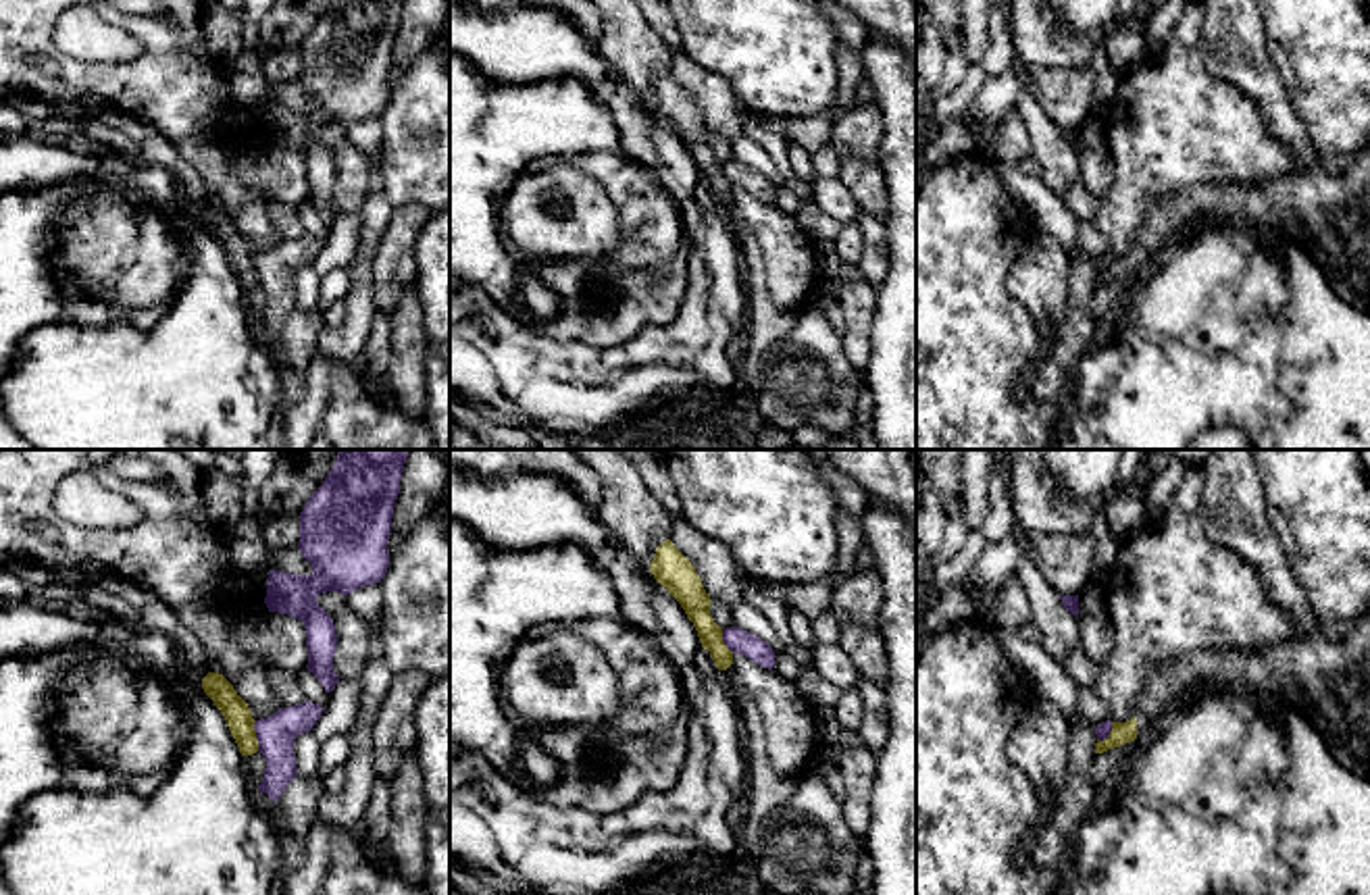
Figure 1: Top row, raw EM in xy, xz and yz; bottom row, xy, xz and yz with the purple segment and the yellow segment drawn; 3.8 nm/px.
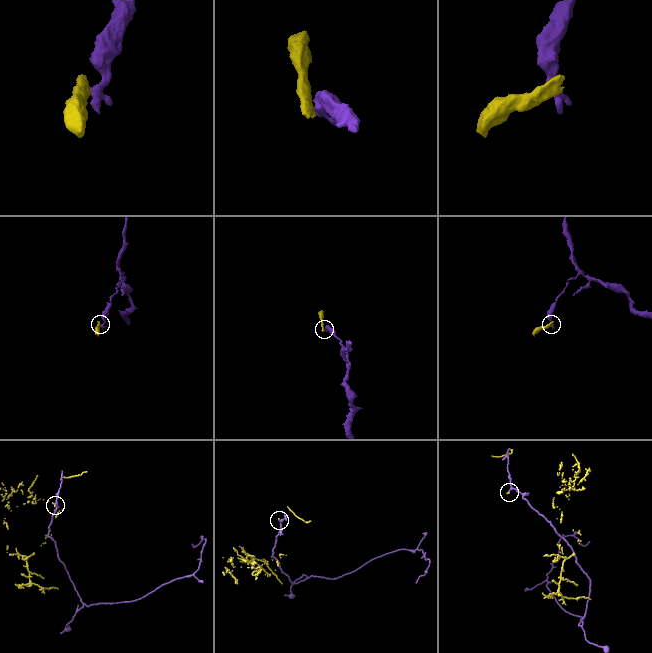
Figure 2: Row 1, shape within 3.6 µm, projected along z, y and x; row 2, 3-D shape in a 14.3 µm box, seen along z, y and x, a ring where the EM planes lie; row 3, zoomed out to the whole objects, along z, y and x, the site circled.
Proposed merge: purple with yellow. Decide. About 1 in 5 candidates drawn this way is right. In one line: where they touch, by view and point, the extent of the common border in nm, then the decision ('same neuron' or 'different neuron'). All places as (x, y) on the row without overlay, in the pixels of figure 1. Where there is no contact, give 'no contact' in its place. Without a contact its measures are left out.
xy (257, 269) | 120 nm | different neuron

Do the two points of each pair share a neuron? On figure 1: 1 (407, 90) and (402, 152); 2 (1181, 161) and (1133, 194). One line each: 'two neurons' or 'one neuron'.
1: one neuron
2: one neuron

